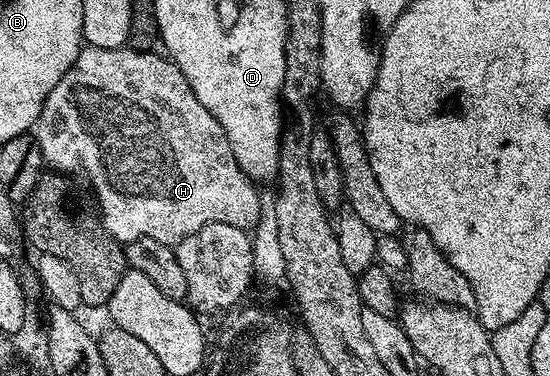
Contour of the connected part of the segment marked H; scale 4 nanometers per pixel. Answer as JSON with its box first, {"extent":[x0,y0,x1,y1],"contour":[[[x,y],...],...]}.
{"extent":[34,45,262,245],"contour":[[[125,45],[118,49],[81,46],[74,65],[70,65],[70,69],[66,69],[62,81],[58,81],[58,85],[54,85],[54,89],[50,89],[40,110],[40,115],[36,118],[34,134],[40,151],[44,155],[45,164],[56,173],[63,173],[69,177],[85,175],[88,178],[88,183],[92,186],[93,193],[96,194],[95,202],[98,204],[100,220],[103,221],[106,230],[121,245],[142,237],[152,237],[157,241],[175,245],[181,243],[190,233],[202,229],[202,225],[211,223],[225,223],[245,229],[254,228],[262,210],[262,200],[260,201],[260,195],[256,192],[257,184],[249,179],[246,173],[242,173],[238,161],[234,161],[234,153],[230,149],[230,141],[226,141],[226,133],[222,133],[222,125],[218,125],[218,121],[204,108],[202,101],[198,101],[198,97],[194,97],[186,77],[182,77],[182,73],[171,59],[163,54],[160,55],[155,55],[152,51],[135,51],[132,45]]]}

